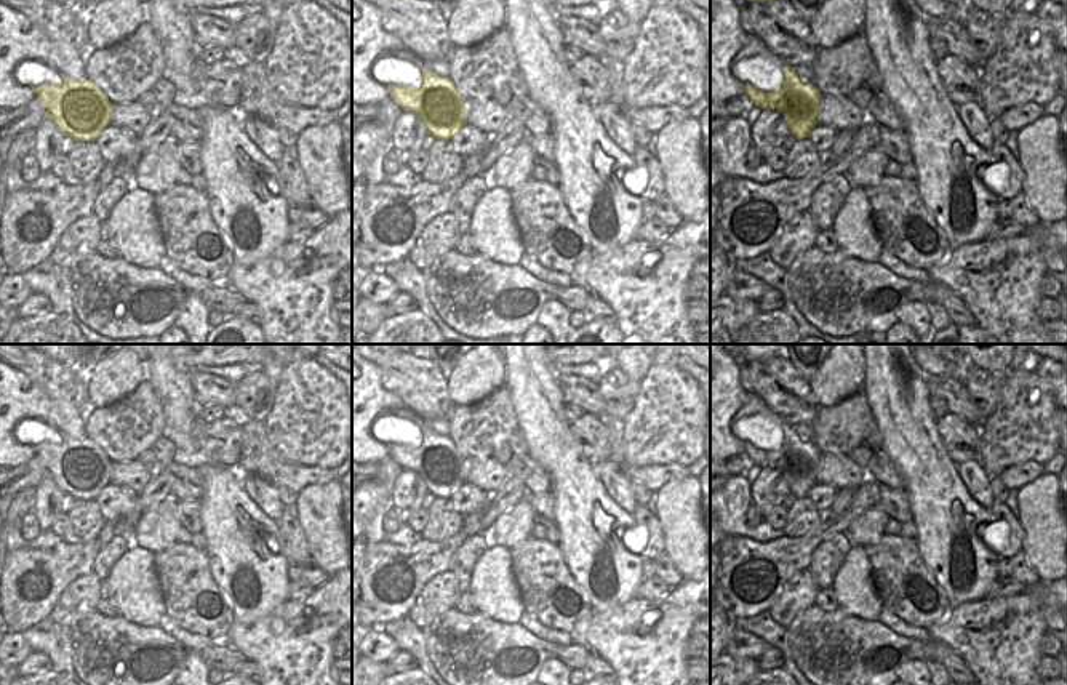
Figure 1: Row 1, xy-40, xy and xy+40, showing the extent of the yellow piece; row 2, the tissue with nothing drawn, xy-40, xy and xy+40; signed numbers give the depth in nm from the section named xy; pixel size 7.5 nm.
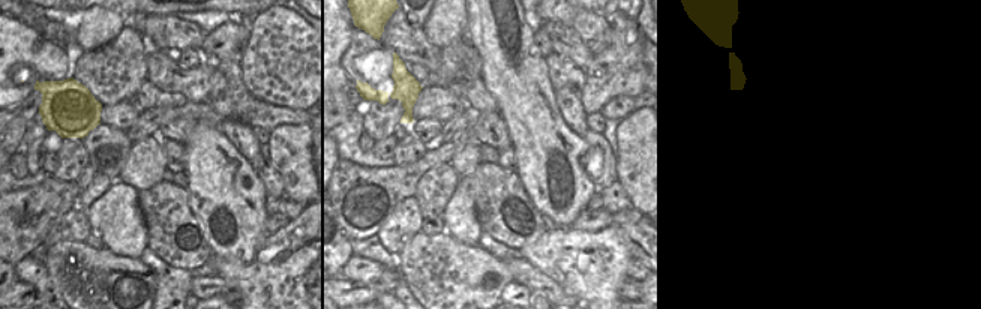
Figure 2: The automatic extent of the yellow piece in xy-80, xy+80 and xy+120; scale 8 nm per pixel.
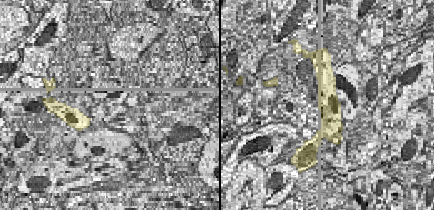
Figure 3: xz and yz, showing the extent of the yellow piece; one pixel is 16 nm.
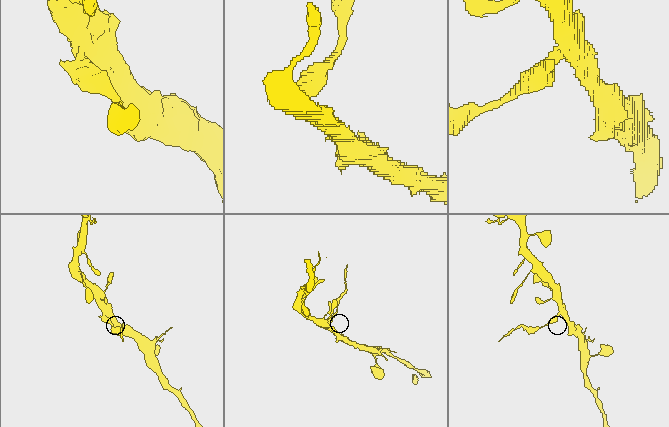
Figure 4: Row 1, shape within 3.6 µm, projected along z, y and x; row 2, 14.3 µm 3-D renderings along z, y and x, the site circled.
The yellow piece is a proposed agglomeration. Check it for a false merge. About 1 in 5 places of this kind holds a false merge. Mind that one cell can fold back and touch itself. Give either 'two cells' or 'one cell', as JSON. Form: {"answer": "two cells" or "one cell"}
{"answer": "two cells"}

